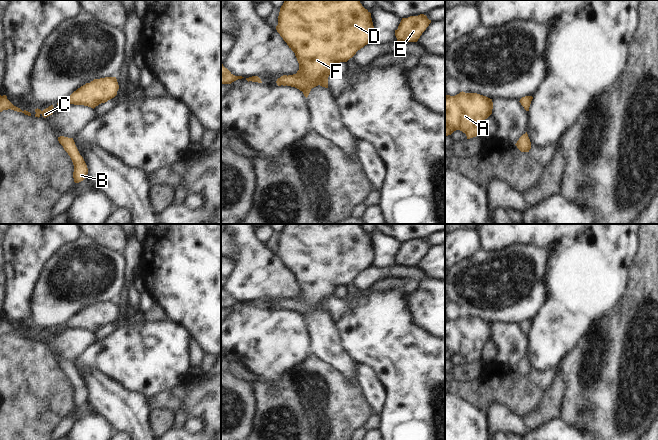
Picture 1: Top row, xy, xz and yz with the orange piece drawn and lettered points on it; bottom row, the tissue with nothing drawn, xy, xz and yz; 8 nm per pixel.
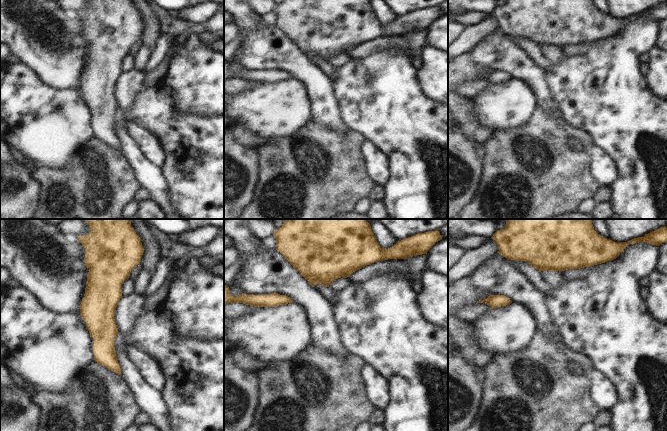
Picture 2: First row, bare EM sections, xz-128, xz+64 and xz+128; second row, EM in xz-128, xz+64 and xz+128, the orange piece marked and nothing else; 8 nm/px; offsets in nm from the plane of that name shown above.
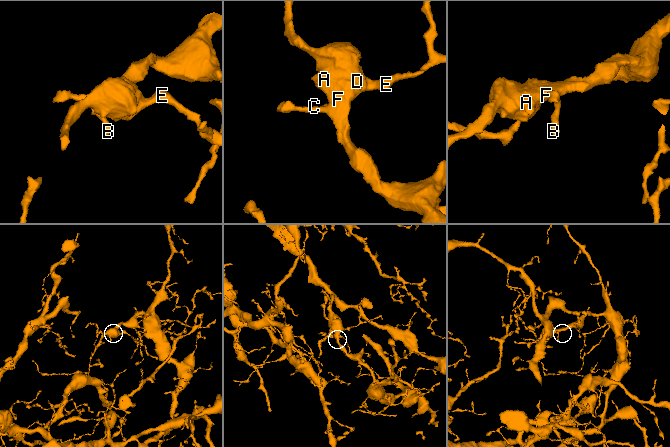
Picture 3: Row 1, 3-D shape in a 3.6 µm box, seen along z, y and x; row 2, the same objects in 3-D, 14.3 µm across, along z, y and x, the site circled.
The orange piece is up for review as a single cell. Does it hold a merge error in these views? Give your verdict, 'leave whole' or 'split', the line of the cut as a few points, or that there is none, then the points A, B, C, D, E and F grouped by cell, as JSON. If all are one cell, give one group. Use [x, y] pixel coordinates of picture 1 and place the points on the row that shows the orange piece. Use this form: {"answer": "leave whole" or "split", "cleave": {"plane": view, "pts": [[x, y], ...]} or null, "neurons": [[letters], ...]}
{"answer": "leave whole", "cleave": null, "neurons": [["A", "B", "C", "D", "E", "F"]]}

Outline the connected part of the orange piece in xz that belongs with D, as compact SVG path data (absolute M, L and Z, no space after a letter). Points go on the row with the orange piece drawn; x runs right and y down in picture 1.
M285 0L278 16L277 32L295 53L299 70L293 75L283 75L277 79L278 86L291 86L303 92L307 98L311 89L320 85L328 88L328 77L335 73L335 66L347 62L358 50L373 41L374 26L371 13L359 0Z

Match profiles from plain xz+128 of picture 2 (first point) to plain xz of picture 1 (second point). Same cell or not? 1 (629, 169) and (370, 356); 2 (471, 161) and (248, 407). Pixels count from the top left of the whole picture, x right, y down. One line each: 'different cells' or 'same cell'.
1: same cell
2: same cell

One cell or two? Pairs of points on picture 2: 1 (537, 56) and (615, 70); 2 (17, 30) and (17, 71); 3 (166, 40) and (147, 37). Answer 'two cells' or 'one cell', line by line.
1: two cells
2: two cells
3: two cells

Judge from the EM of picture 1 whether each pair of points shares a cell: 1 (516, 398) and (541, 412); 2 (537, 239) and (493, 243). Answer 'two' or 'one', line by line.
1: two
2: one

